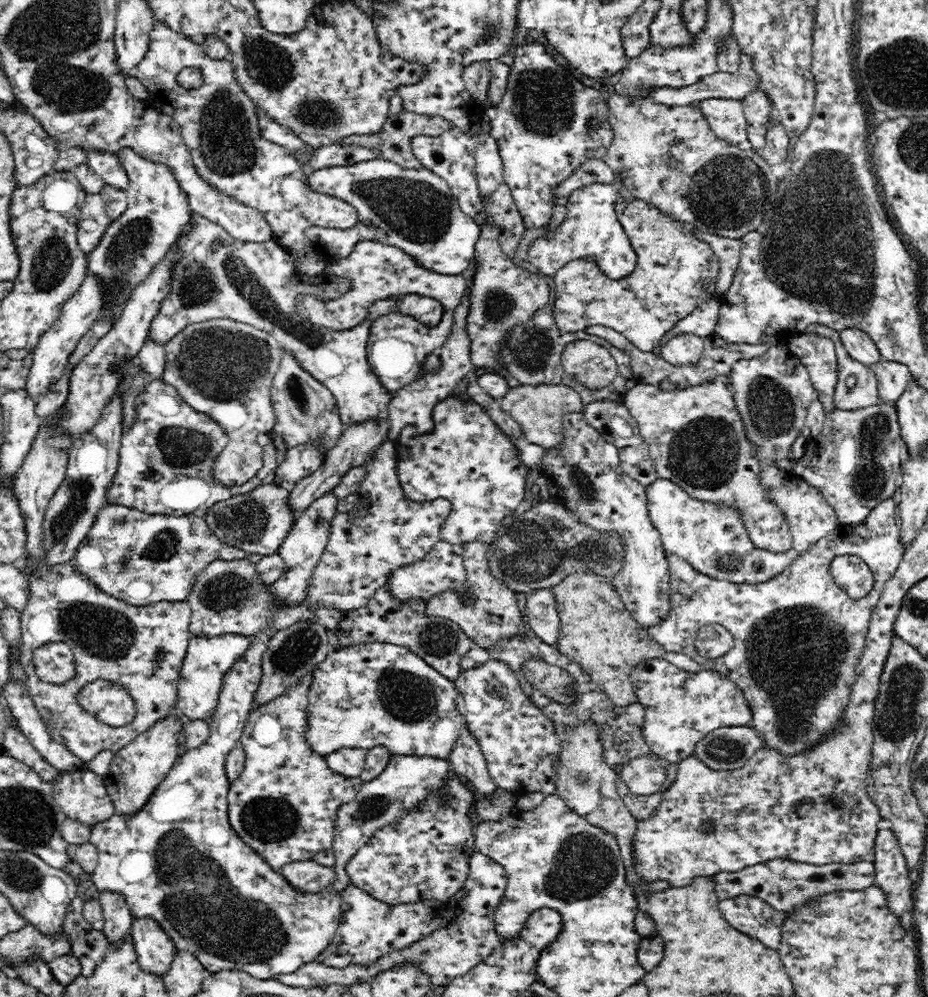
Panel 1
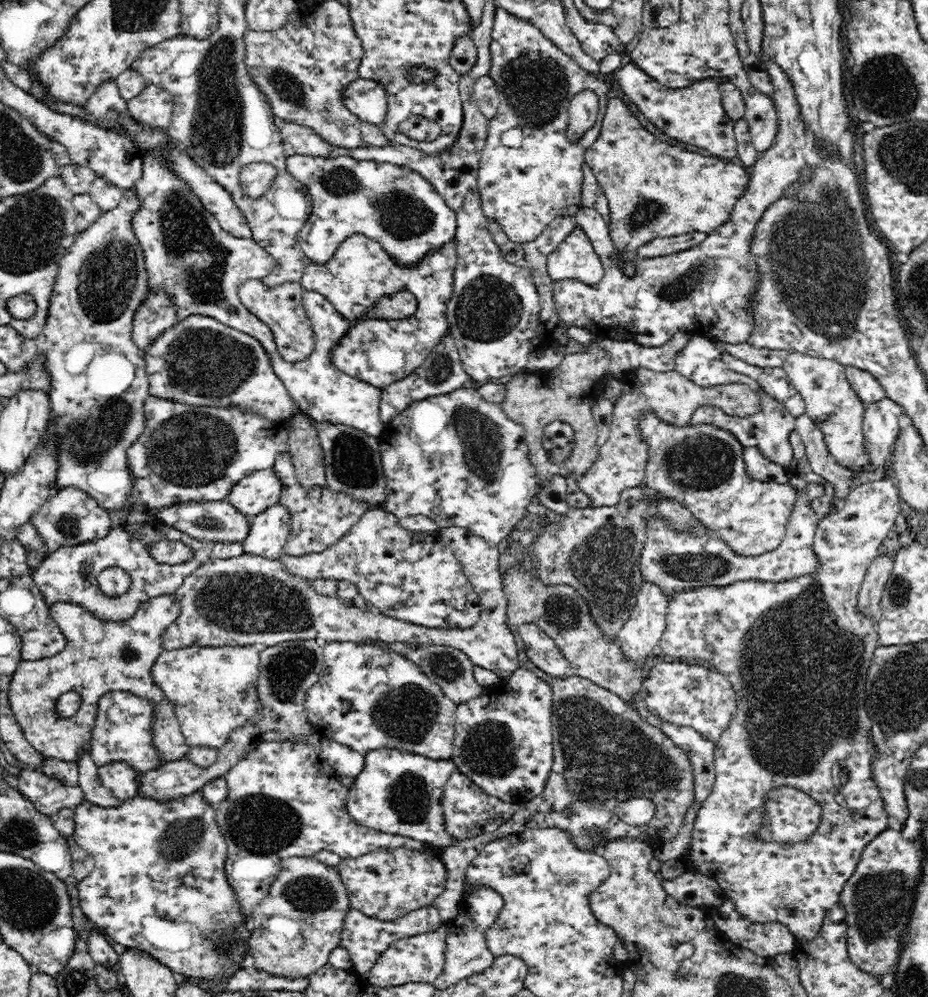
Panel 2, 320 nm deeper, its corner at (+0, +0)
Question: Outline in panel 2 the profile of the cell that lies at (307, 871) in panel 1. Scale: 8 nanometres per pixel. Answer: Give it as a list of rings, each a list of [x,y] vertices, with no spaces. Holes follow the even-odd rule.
[[[314,857],[282,859],[280,872],[270,886],[269,893],[254,906],[250,916],[250,949],[253,950],[253,956],[250,957],[249,965],[261,969],[262,972],[309,978],[313,972],[329,962],[330,952],[340,947],[343,921],[350,908],[351,902],[337,867],[326,865]]]

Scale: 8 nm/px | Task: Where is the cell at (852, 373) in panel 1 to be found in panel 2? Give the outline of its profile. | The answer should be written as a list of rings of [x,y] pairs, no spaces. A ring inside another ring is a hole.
[[[789,352],[782,366],[789,376],[790,384],[801,393],[805,399],[805,413],[812,418],[825,434],[830,456],[836,459],[840,466],[866,467],[869,460],[865,455],[865,433],[863,416],[865,404],[854,392],[845,373],[845,365],[829,357],[813,356],[804,352]]]

